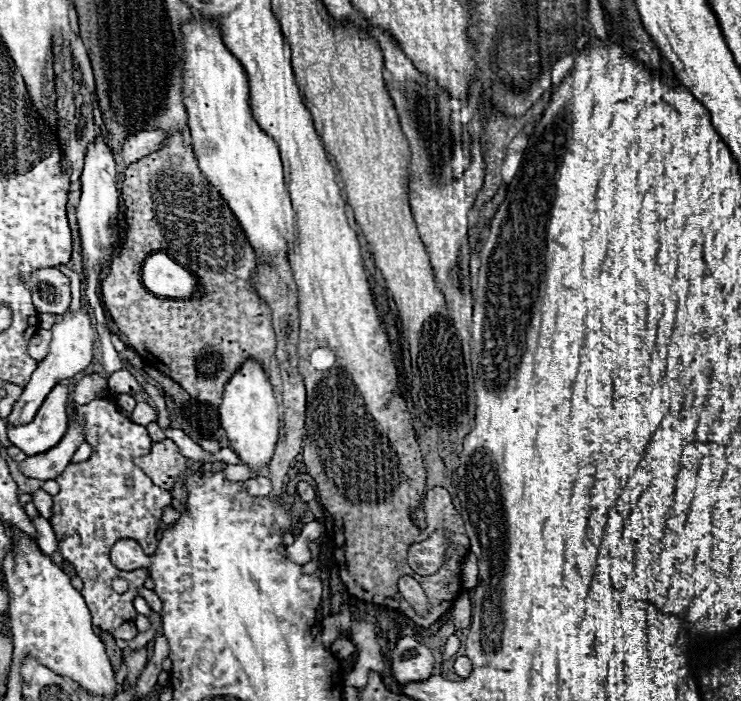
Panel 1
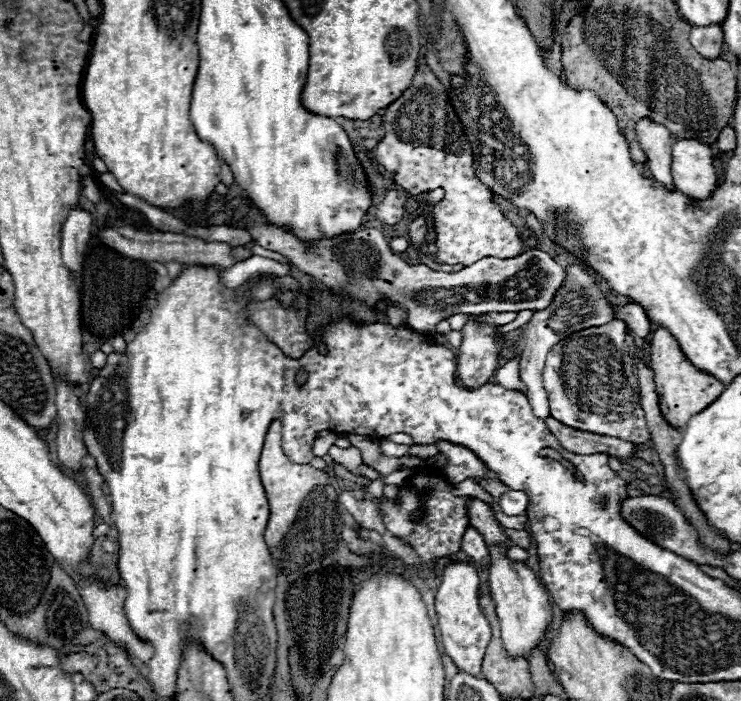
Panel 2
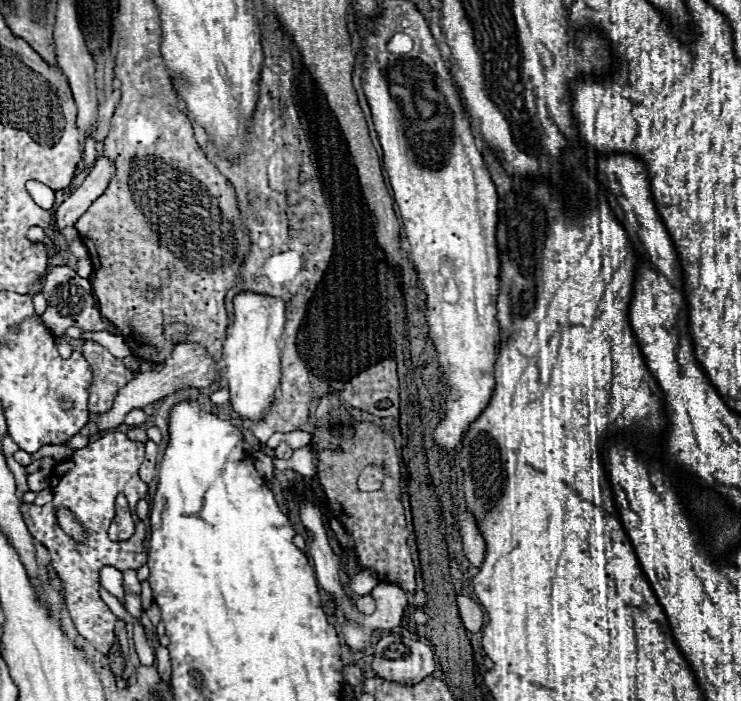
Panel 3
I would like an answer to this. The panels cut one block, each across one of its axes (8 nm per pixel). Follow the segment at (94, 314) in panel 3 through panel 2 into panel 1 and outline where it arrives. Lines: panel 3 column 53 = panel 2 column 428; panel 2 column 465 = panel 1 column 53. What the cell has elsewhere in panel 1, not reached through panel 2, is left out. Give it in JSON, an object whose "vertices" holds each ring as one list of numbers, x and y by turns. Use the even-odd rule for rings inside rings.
{"vertices":[[40,268,36,270,26,286,32,292,32,300,38,312,48,314,66,314,72,294,70,280,56,268]]}

